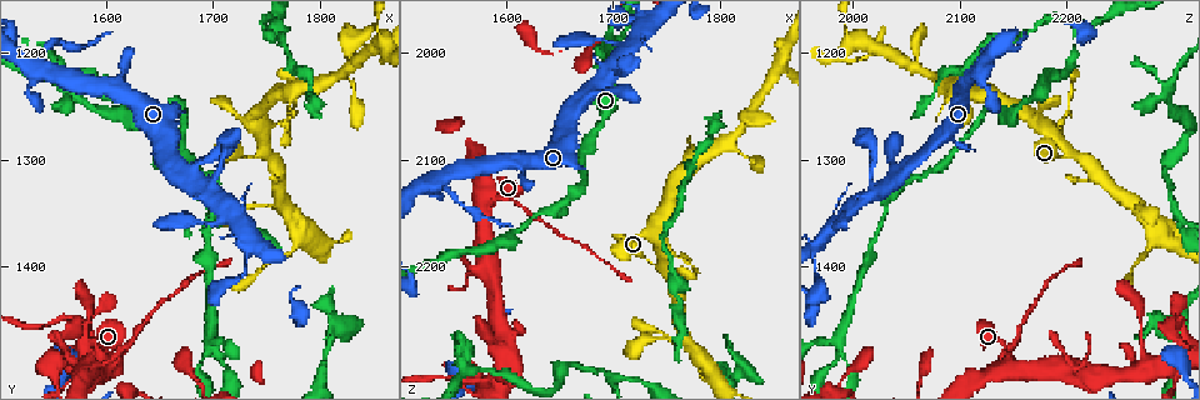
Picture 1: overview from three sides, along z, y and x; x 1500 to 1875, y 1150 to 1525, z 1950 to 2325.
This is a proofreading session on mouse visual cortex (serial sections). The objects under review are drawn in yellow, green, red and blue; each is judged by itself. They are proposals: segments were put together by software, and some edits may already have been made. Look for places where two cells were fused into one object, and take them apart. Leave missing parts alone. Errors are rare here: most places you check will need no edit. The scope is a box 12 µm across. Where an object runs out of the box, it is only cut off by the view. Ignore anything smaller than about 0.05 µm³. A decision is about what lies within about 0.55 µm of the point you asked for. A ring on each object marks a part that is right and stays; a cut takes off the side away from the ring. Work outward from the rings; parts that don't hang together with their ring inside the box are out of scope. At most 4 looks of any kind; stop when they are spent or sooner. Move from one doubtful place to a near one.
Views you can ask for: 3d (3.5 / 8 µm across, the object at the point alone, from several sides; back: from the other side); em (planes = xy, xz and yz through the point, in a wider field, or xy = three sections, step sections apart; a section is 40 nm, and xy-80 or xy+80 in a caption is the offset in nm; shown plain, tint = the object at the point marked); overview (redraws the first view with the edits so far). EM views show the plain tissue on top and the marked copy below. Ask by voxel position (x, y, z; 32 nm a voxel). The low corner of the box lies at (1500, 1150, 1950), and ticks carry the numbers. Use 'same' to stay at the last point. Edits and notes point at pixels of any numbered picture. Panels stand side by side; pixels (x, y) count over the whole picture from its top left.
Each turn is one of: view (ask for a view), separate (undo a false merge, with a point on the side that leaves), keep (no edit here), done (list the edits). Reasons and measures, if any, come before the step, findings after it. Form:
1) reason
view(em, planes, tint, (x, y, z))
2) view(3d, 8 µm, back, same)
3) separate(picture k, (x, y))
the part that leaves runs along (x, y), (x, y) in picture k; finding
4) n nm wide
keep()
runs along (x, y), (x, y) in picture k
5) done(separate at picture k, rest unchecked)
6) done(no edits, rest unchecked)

calibre changes
view(3d, 3.5 µm, (1698, 1472, 1988))

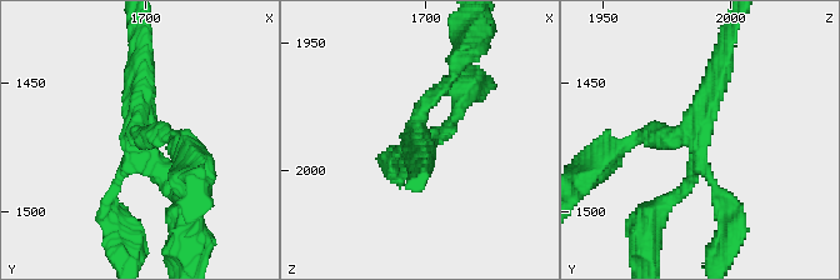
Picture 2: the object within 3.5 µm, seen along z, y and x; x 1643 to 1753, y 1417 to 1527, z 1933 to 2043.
4 arms; arms of 150, 150, 200, 300 nm; shape alone is not enough
view(em, xy, step 5, tint, (1697, 1471, 1989))

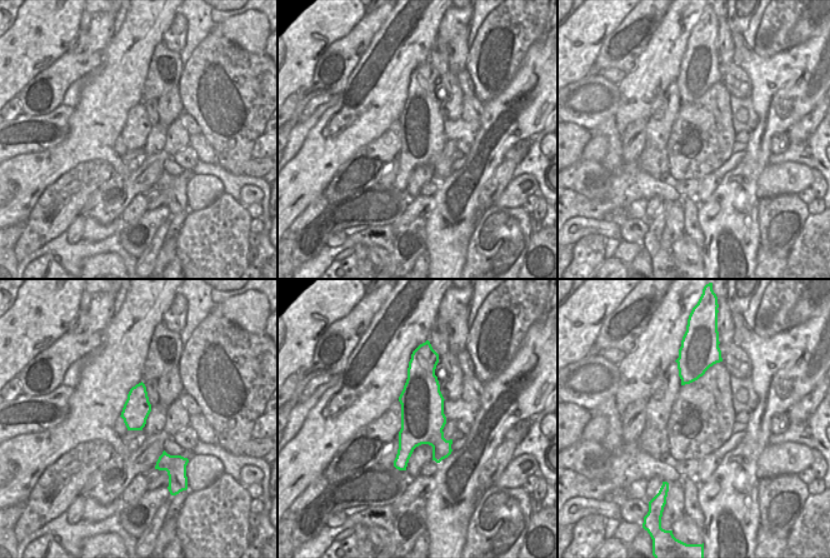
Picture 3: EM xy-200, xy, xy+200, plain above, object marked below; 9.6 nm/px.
keep()
runs along (723, 58), (694, 174), (671, 200) in picture 2; all the same cell

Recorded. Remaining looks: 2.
three-way junction
view(3d, 3.5 µm, back, (1572, 1460, 2306))

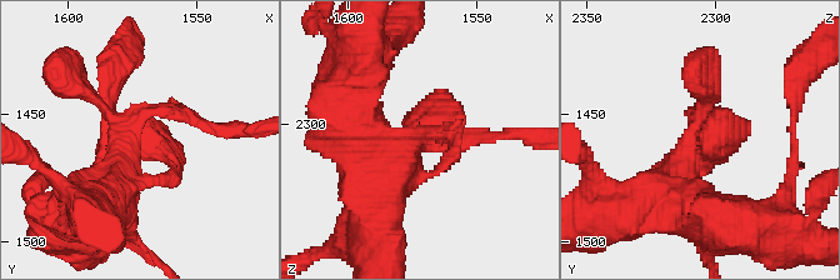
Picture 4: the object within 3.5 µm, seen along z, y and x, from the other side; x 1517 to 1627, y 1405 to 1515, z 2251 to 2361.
view(em, xy, step 1, tint, (1574, 1459, 2305))

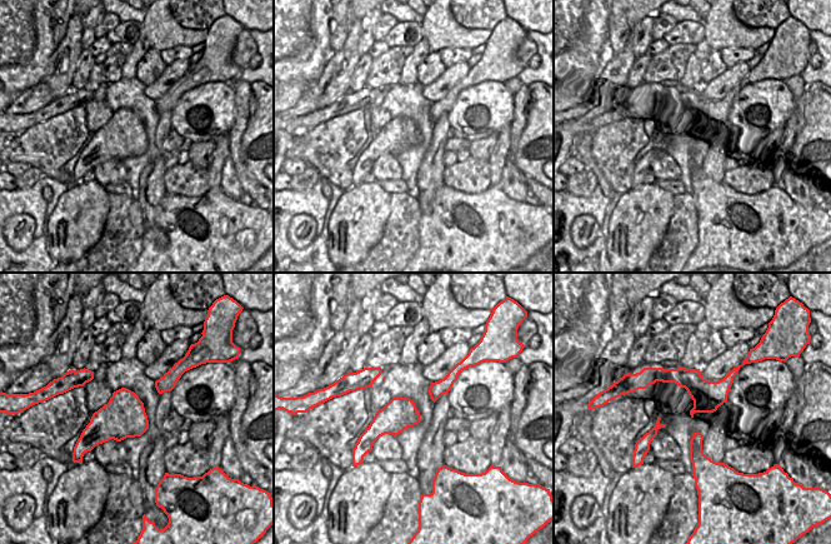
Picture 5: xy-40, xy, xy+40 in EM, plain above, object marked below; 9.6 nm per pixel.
keep()
runs along (730, 377), (720, 387), (651, 380) in picture 5; one cell here

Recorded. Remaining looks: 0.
done(no edits, rest unchecked)

